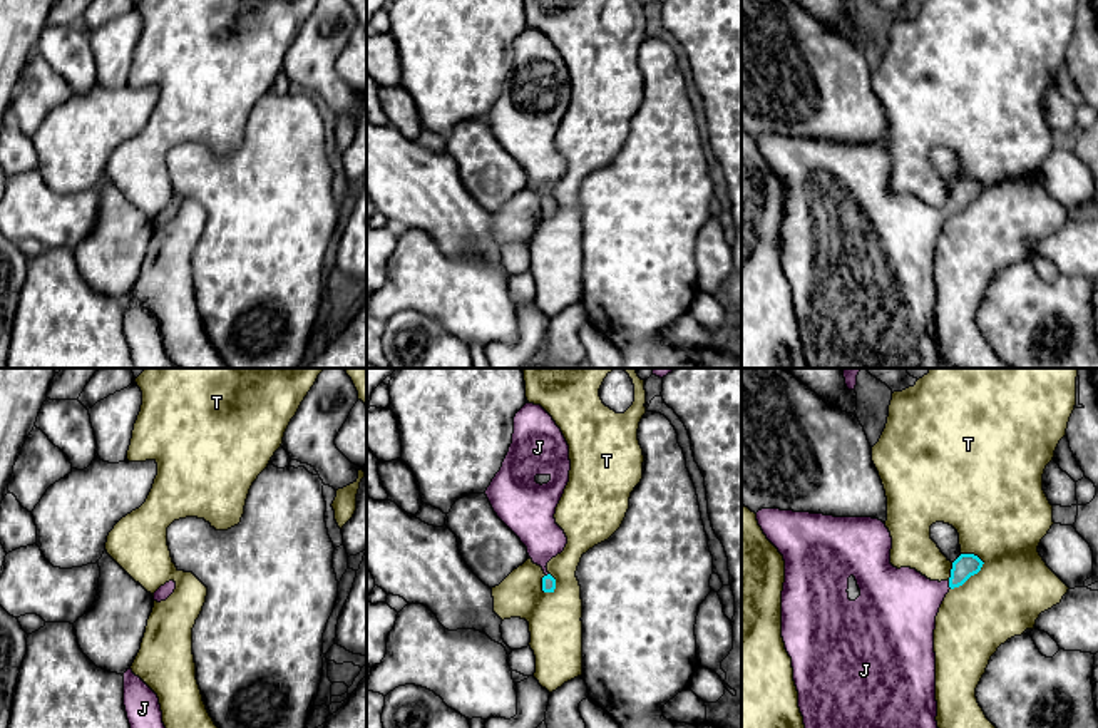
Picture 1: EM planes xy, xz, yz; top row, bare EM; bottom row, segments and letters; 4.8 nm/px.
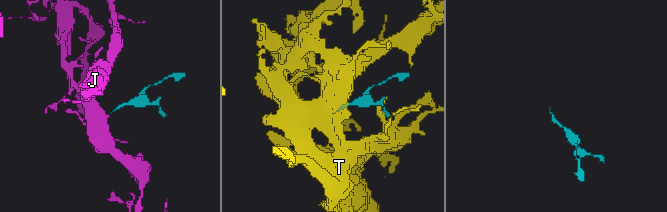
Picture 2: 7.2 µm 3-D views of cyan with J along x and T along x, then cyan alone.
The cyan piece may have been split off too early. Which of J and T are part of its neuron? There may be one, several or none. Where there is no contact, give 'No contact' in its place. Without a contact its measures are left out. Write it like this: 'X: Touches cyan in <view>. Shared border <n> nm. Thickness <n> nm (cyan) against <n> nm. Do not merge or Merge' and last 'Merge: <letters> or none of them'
J: Touches cyan in yz. Shared border 40 nm. Thickness 110 nm (cyan) against 340 nm. Merge
T: Touches cyan in yz. Shared border 220 nm. Thickness 110 nm (cyan) against 360 nm. Do not merge
Merge: J

